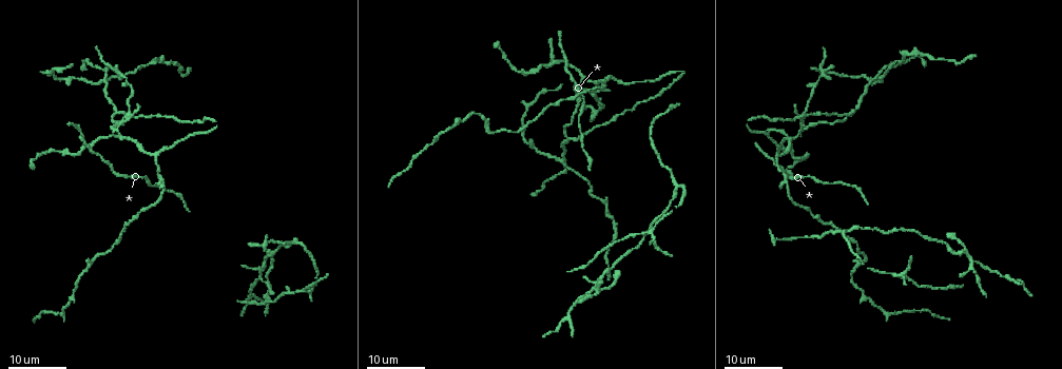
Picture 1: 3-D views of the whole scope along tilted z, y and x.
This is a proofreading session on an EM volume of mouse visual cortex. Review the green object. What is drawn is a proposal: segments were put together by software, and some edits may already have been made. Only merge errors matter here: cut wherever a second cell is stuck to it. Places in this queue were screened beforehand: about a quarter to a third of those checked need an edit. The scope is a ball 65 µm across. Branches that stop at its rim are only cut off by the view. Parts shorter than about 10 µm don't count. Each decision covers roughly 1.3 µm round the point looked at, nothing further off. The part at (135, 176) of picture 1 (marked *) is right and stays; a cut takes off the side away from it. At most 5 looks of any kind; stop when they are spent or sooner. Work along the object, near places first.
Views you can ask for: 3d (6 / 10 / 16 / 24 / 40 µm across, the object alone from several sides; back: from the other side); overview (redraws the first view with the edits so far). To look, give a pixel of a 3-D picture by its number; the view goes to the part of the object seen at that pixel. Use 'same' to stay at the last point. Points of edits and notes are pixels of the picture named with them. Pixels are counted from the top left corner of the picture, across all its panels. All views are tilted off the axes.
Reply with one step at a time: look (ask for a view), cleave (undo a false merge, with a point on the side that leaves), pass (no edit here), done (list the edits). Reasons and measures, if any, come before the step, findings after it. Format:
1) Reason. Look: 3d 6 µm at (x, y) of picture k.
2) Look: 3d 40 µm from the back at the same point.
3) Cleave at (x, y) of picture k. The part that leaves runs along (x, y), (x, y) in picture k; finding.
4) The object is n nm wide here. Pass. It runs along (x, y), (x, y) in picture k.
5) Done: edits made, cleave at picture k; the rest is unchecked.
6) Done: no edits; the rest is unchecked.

Sudden change in width. Look: 3d 16 µm at (85, 271) of picture 1.

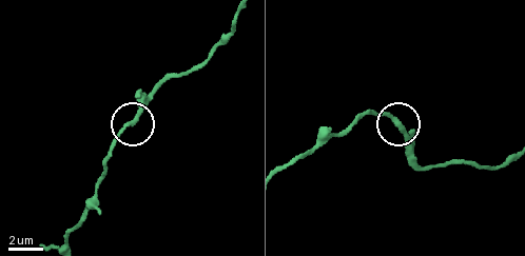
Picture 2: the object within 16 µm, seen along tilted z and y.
Look: 3d 6 µm at (134, 123) of picture 2.

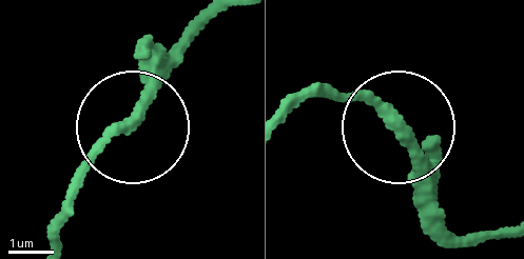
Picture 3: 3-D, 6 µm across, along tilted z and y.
Pass. One cell here.

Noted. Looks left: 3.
Looks like a crossing. Look: 3d 24 µm at (115, 128) of picture 1.

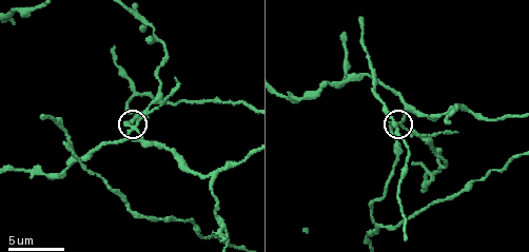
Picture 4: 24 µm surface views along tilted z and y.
Look: 3d 10 µm at (136, 128) of picture 4.

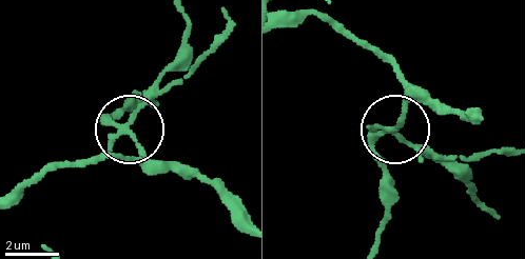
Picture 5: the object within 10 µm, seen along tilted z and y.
Cleave at (152, 97) of picture 5. The part that leaves runs along (125, 123), (179, 53), (182, 19) in picture 5; a second cell is stuck on.

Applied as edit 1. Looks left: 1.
Done: edits made, cleave at picture 5; the rest is unchecked.

